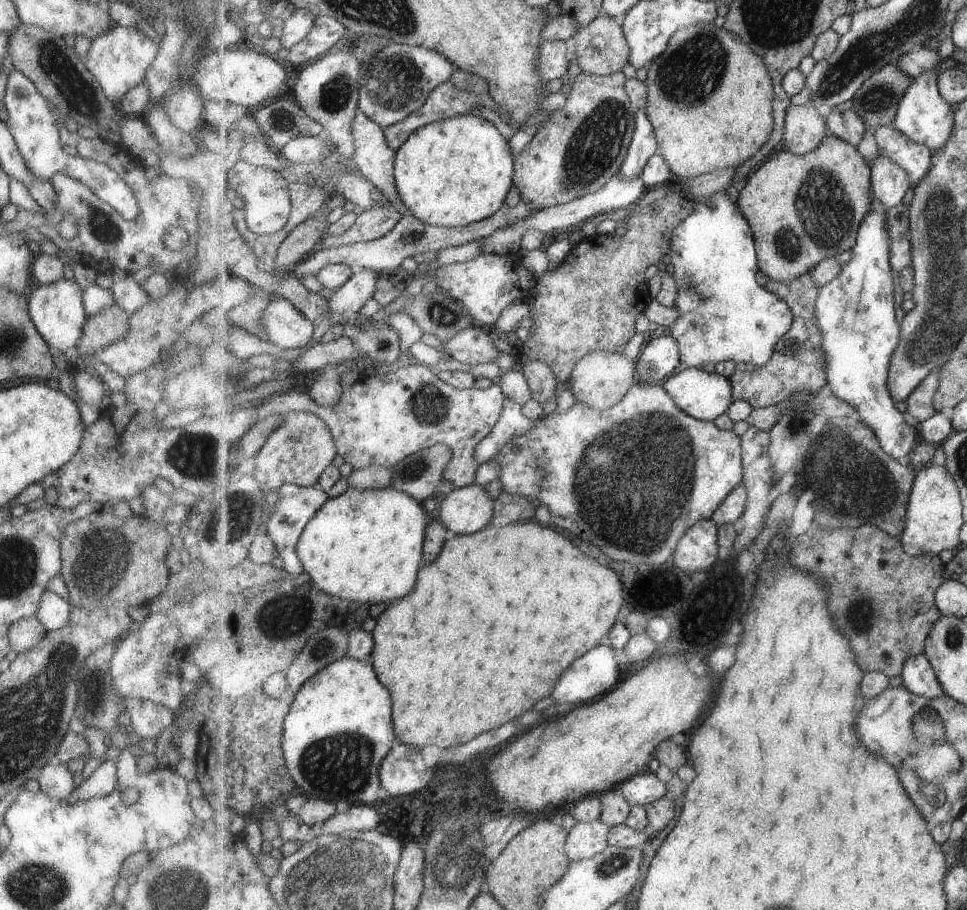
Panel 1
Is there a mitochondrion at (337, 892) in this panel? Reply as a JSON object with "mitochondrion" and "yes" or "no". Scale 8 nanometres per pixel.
{"mitochondrion":"yes"}

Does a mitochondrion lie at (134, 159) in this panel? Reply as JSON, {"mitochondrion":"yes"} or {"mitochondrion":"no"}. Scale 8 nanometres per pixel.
{"mitochondrion":"no"}

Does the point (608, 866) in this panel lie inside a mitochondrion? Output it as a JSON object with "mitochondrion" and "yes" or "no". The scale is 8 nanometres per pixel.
{"mitochondrion":"yes"}

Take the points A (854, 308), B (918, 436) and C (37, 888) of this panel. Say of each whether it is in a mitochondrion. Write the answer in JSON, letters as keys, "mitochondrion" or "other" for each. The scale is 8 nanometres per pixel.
{"A":"mitochondrion","B":"other","C":"mitochondrion"}

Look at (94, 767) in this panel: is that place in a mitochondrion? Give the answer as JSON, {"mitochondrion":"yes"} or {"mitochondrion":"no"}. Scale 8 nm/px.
{"mitochondrion":"no"}

